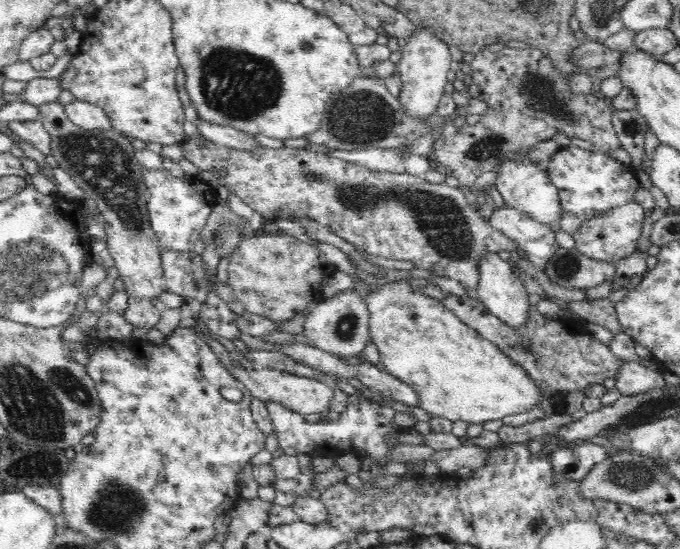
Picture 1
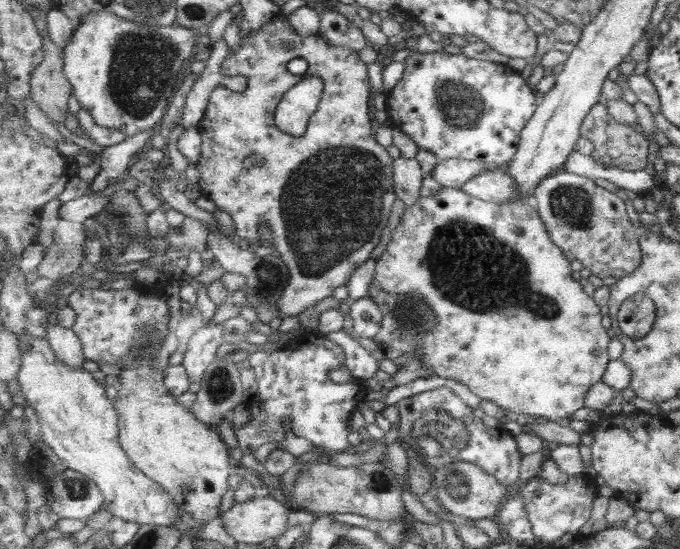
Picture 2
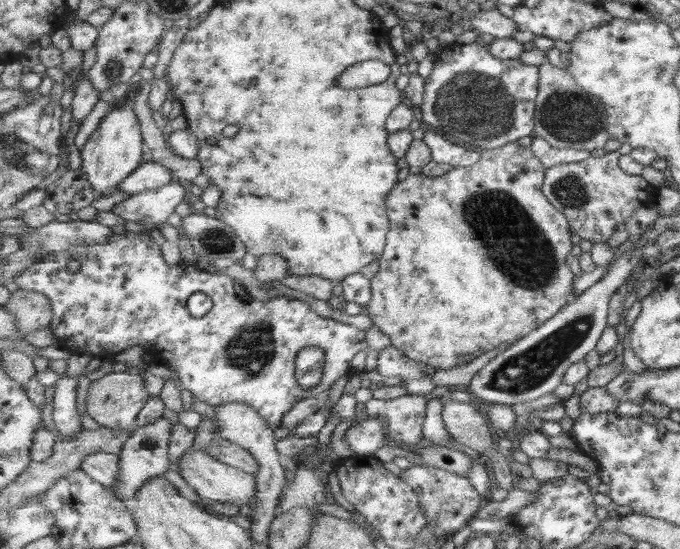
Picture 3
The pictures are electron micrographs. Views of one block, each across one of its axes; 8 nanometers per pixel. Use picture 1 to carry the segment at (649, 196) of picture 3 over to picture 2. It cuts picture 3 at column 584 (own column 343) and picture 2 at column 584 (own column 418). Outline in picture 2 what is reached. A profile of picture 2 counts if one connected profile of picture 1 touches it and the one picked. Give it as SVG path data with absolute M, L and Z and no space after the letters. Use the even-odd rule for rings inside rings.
M561 170L541 182L535 191L535 198L541 220L549 226L553 243L563 248L565 256L569 260L579 260L584 268L588 268L592 274L602 278L605 286L610 288L624 276L635 272L641 266L644 252L639 246L639 236L637 236L639 229L633 226L631 218L627 216L623 198L619 198L617 194L597 186L593 182L593 178L578 176L576 173Z

